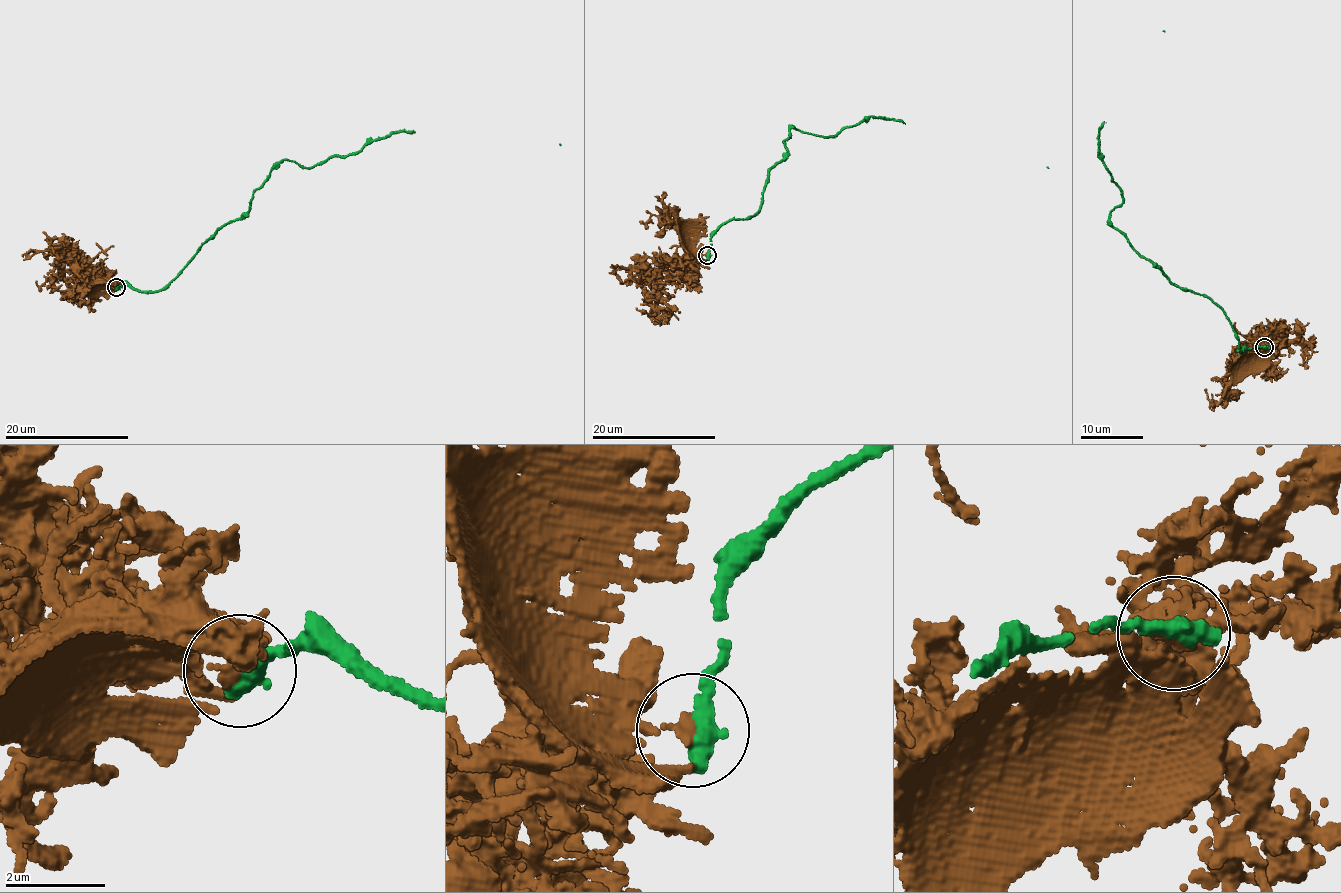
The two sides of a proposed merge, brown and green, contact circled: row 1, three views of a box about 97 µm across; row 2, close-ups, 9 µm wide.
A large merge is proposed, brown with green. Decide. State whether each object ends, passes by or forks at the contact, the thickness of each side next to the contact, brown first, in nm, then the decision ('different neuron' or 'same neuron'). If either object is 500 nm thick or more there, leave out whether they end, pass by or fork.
200 nm thick on the brown side, 500 nm on the other; different neuron

